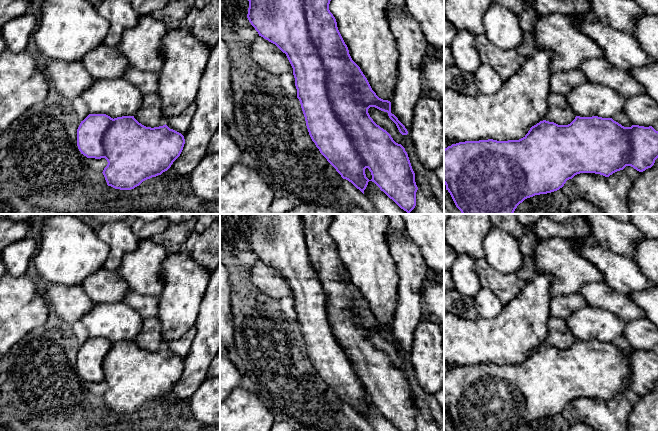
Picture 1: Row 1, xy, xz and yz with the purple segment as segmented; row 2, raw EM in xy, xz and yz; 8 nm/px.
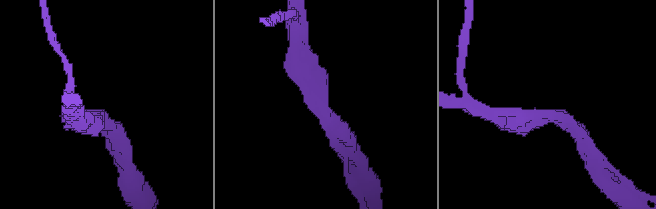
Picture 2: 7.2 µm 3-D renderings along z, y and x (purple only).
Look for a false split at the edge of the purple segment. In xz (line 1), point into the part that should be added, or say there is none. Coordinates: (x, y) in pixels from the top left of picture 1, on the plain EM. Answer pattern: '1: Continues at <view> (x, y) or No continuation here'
1: No continuation here

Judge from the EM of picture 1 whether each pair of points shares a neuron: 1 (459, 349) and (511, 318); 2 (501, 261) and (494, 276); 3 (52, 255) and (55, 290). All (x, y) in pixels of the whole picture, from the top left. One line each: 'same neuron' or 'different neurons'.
1: same neuron
2: different neurons
3: different neurons

